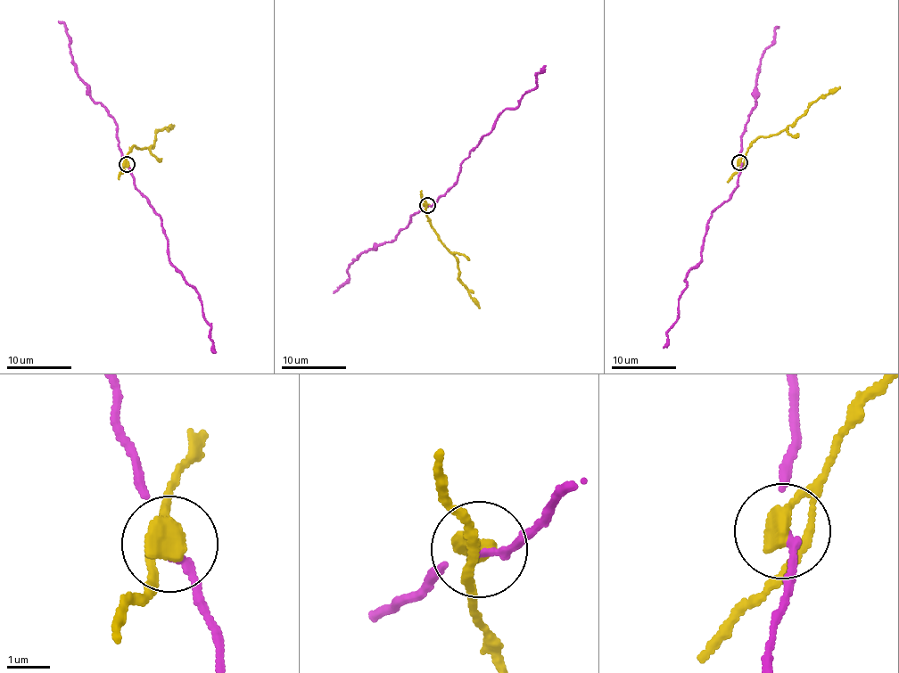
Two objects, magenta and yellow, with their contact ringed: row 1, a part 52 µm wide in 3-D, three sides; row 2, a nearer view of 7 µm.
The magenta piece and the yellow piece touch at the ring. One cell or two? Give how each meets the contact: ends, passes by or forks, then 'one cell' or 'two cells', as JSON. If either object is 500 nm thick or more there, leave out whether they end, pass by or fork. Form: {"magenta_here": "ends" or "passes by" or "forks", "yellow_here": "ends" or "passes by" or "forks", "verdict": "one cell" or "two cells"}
{"verdict": "two cells"}

